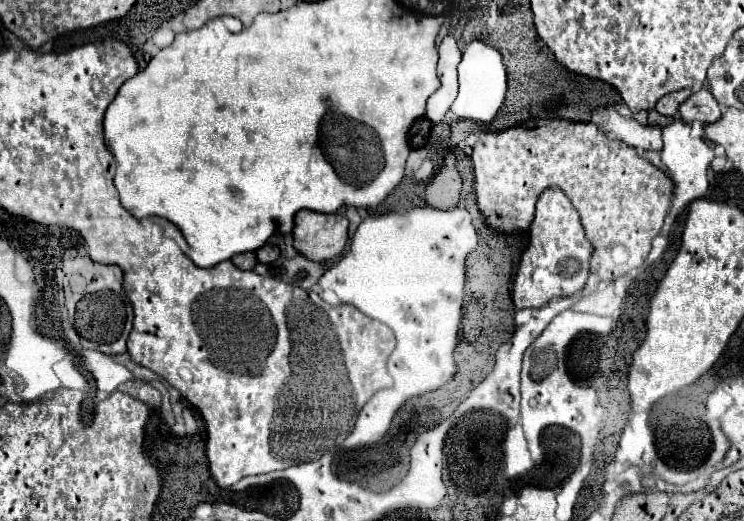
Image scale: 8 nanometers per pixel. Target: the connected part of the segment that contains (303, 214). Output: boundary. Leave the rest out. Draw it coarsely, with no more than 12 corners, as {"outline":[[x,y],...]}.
{"outline":[[300,210],[294,246],[310,260],[342,252],[348,218]]}

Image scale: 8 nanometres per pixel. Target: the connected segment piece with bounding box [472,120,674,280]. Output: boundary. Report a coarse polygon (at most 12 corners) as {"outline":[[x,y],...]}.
{"outline":[[592,122],[482,132],[478,208],[528,230],[562,188],[616,280],[648,258],[672,180]]}

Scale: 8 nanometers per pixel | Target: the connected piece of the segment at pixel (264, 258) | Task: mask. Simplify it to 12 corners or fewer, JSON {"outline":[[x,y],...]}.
{"outline":[[266,244],[256,250],[260,264],[272,264],[280,252],[278,246]]}

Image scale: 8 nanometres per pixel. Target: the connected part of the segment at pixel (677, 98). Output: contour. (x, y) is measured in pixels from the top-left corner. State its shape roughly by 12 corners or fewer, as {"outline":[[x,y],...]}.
{"outline":[[692,90],[666,94],[656,110],[664,116],[678,116],[678,106]]}

